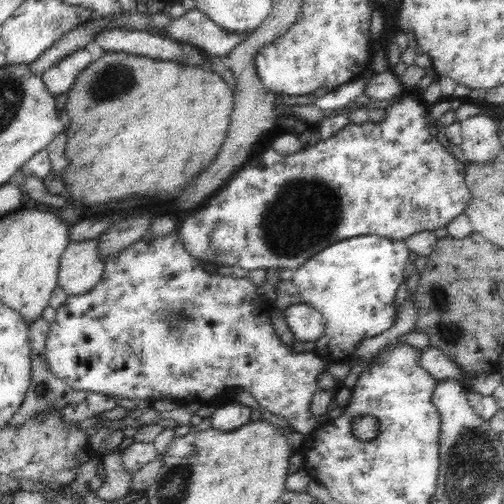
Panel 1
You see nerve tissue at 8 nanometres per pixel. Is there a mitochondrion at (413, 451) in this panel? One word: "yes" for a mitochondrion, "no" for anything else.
no

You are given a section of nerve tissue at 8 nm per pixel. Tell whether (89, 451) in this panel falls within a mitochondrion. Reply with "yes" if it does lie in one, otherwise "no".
no

